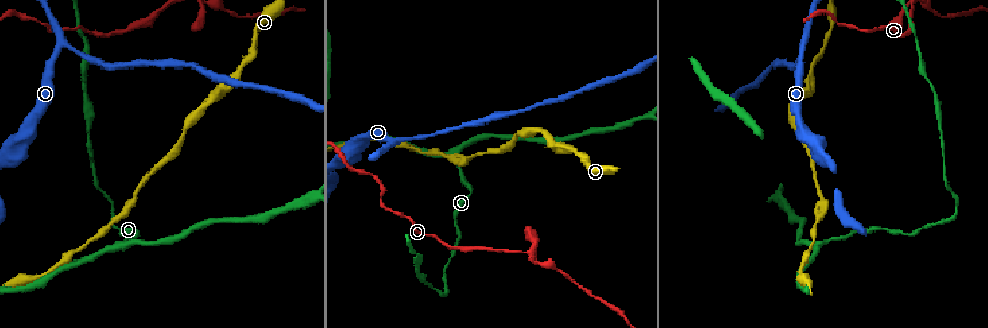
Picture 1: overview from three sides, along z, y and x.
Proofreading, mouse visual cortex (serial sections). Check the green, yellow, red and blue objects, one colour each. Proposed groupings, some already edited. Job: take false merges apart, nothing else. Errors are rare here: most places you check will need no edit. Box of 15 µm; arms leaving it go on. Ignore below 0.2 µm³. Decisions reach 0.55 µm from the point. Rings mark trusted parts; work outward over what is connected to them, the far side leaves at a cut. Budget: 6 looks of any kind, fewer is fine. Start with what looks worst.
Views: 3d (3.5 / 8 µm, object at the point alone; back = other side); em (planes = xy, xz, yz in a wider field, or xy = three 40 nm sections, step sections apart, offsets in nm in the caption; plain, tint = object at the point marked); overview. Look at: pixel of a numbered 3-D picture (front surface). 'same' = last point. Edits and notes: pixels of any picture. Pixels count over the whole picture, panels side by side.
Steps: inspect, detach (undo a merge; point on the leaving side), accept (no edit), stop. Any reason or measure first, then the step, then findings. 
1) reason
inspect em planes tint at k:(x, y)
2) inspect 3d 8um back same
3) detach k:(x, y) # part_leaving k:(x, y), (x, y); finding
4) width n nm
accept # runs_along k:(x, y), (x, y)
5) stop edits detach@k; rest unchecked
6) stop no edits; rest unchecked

sharp bend
inspect 3d 8um at 1:(867, 32)

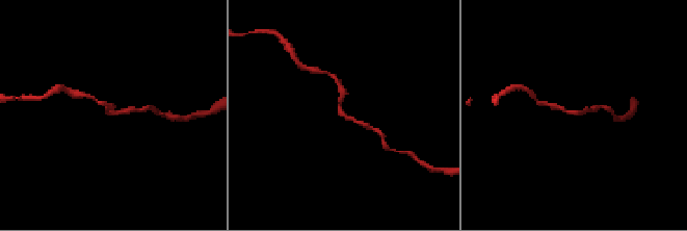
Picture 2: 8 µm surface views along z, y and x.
arm_widths 200, 200 nm; now the EM
inspect em xy step 2 tint at 2:(109, 114)

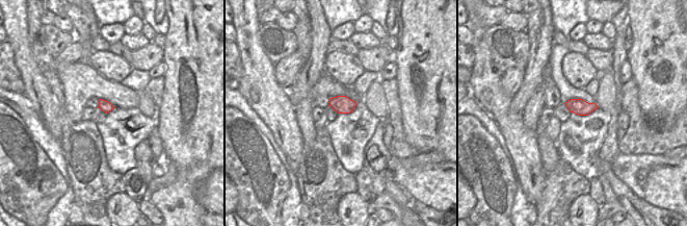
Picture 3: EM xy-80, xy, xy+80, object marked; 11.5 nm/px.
accept # runs_along 2:(367, 126), (341, 112), (341, 84); all the same cell

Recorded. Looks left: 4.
branch point
inspect 3d 8um at 1:(120, 247)

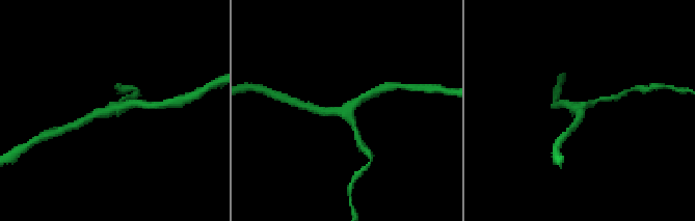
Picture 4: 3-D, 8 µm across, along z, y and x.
arms 3; arm_widths 200, 250, 300 nm; shape alone is not enough
inspect em xy step 5 tint at 4:(347, 109)

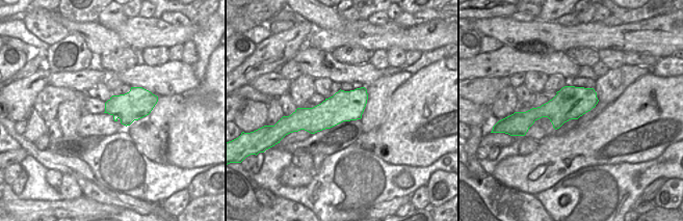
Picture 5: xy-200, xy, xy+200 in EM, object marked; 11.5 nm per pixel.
width 360 nm
accept # runs_along 4:(357, 135), (348, 110), (372, 93); all the same cell

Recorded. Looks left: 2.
sharp bend
inspect 3d 3.5um at 1:(227, 88)

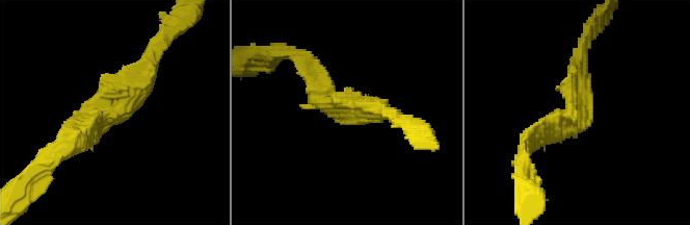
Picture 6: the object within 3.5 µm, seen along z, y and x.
inspect em xy step 5 tint at 6:(583, 110)

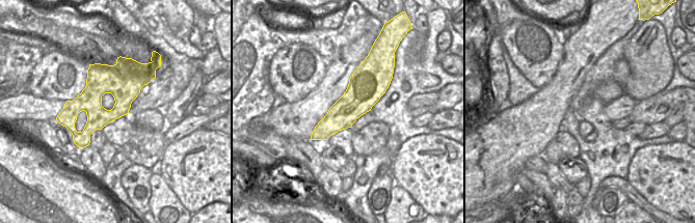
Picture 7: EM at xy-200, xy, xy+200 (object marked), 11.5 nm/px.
accept # runs_along 6:(153, 53), (128, 102), (83, 133); one cell here

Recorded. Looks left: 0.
stop no edits; rest unchecked

